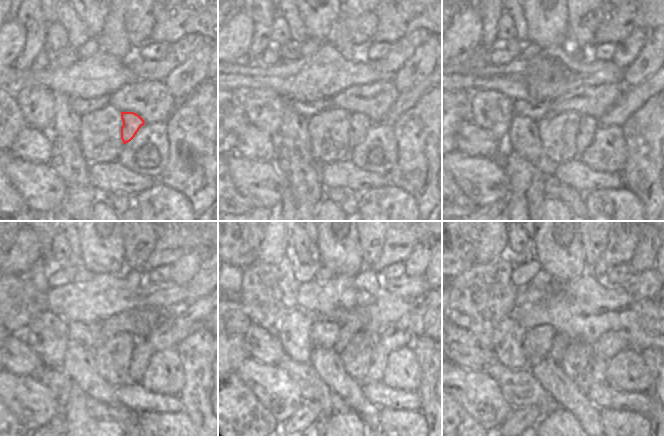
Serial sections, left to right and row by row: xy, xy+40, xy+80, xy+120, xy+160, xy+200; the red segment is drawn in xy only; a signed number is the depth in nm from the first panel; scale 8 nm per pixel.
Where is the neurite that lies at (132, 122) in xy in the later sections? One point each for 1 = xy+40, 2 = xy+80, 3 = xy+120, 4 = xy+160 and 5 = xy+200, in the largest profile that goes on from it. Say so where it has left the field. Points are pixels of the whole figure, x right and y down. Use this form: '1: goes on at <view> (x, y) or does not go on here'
1: goes on at xy+40 (359, 124)
2: goes on at xy+80 (588, 125)
3: goes on at xy+120 (142, 352)
4: goes on at xy+160 (378, 362)
5: goes on at xy+200 (595, 372)

